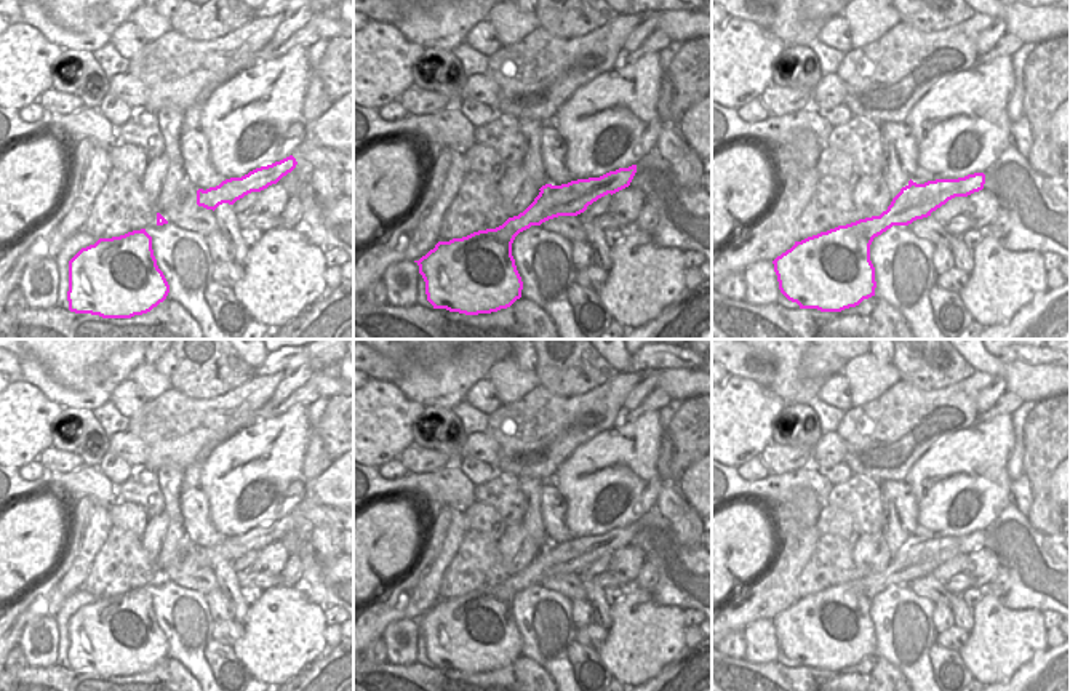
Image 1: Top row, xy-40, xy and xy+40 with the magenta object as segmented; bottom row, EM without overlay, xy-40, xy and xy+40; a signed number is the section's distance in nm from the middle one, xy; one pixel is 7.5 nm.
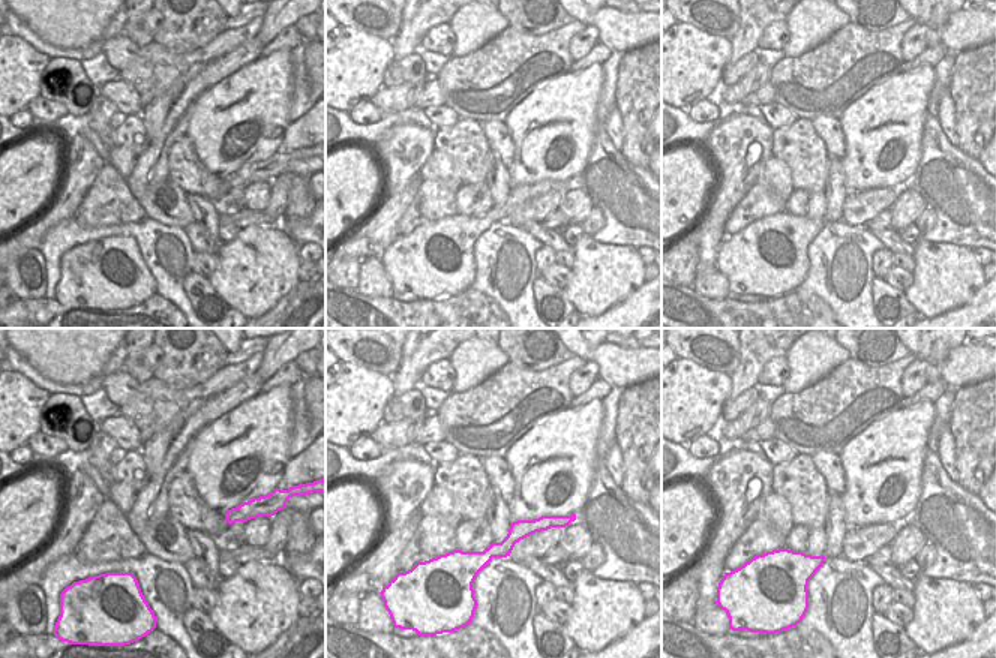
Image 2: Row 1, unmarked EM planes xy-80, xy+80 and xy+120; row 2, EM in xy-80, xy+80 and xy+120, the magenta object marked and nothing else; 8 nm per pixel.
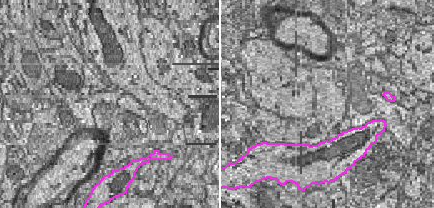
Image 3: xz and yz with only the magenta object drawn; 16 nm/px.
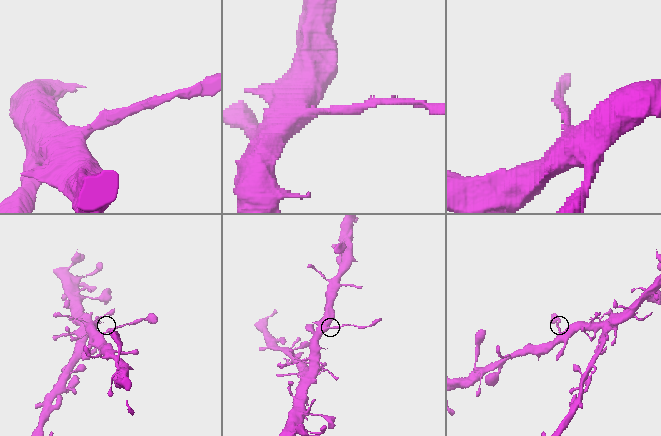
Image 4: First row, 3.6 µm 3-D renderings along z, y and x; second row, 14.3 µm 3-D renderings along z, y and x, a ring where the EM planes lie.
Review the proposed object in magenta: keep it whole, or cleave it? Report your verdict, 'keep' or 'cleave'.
cleave

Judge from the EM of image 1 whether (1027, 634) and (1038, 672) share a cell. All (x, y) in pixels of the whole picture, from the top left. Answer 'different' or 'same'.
different

